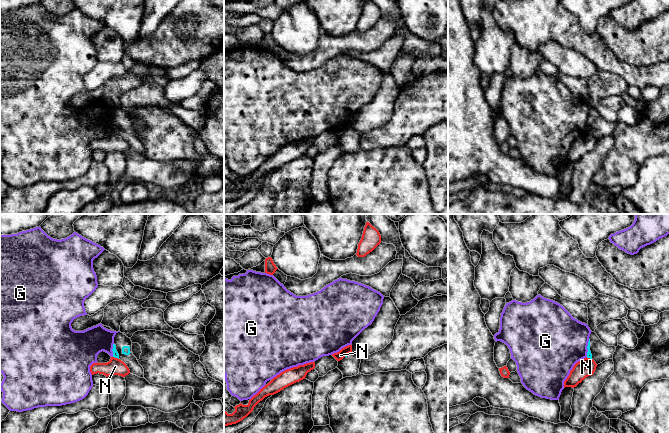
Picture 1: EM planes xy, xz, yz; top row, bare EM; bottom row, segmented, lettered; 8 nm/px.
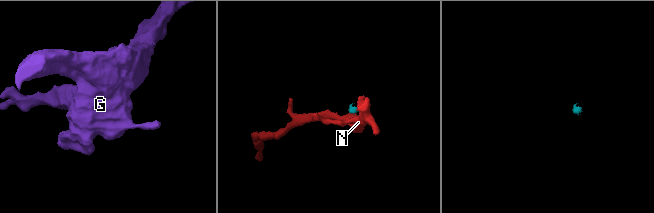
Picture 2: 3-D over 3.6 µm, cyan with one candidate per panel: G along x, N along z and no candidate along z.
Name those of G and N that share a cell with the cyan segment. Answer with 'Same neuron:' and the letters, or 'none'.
Same neuron: none

